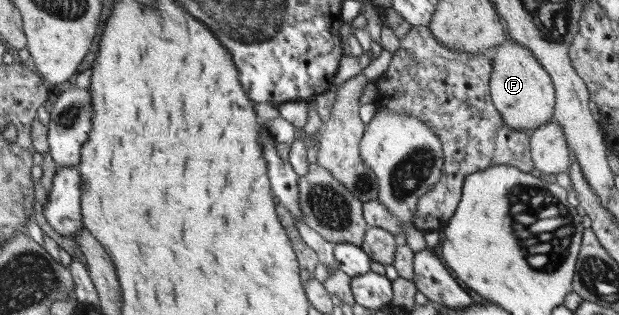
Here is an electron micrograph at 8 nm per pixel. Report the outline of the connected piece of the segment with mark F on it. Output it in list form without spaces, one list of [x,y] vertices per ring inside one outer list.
[[[509,37],[490,49],[489,54],[492,62],[488,77],[490,98],[508,128],[531,132],[547,123],[554,108],[554,87],[535,56],[524,45]]]

